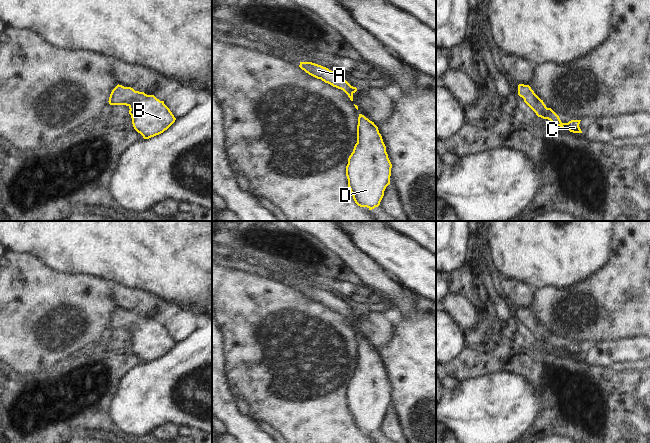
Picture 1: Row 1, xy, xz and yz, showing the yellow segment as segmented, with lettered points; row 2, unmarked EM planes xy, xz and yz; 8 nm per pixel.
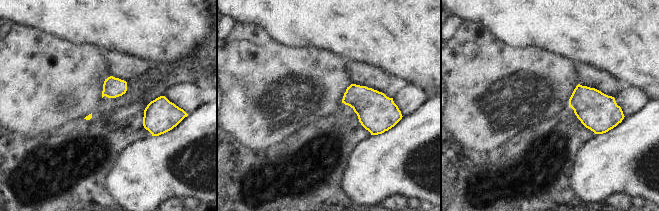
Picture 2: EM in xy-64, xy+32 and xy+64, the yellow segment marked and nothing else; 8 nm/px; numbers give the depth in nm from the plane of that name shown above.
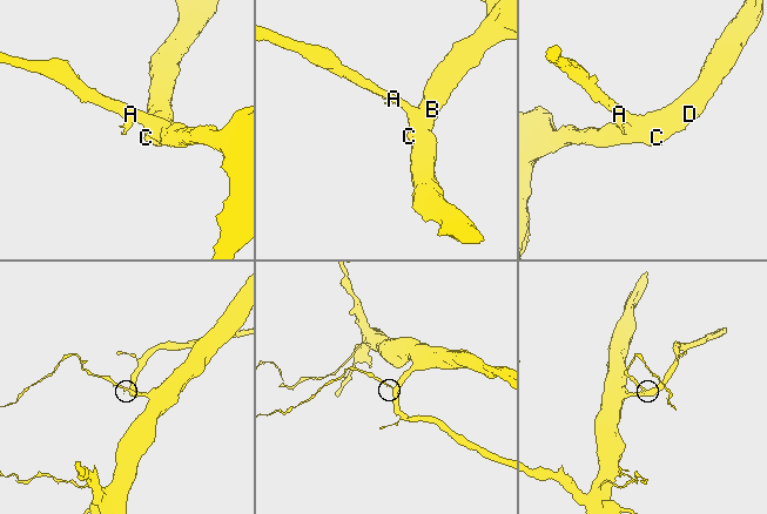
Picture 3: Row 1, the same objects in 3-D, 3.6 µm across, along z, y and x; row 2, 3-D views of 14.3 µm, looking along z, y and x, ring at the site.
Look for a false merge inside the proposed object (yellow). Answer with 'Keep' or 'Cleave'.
Keep

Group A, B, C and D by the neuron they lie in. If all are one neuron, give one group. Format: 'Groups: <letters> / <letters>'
Groups: A B C D

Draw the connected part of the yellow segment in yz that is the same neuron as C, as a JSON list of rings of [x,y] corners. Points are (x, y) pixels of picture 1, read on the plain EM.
[[[519,308],[518,319],[524,323],[524,326],[536,337],[538,341],[548,343],[552,348],[560,350],[570,356],[582,357],[579,351],[581,344],[571,344],[568,347],[562,347],[559,340],[551,332],[546,331],[543,324],[534,317],[529,309]]]

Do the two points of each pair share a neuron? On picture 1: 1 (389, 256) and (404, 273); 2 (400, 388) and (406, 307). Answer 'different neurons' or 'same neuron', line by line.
1: same neuron
2: different neurons

